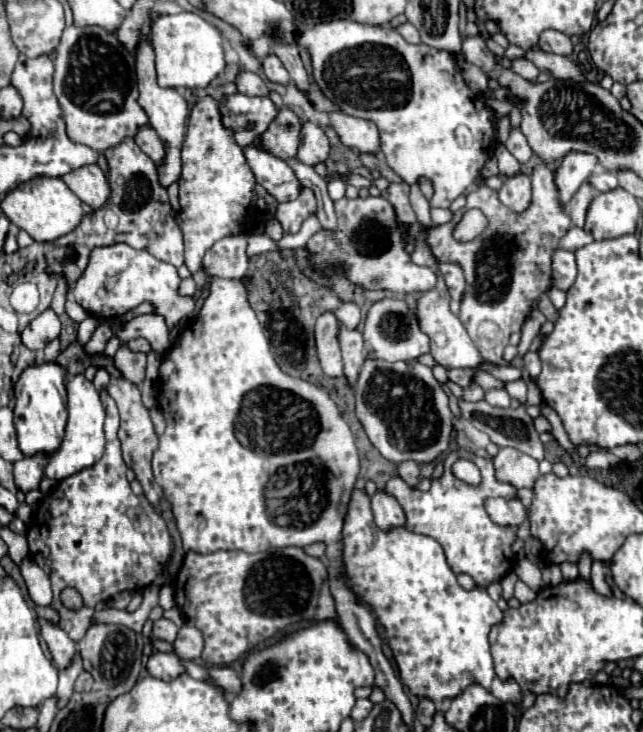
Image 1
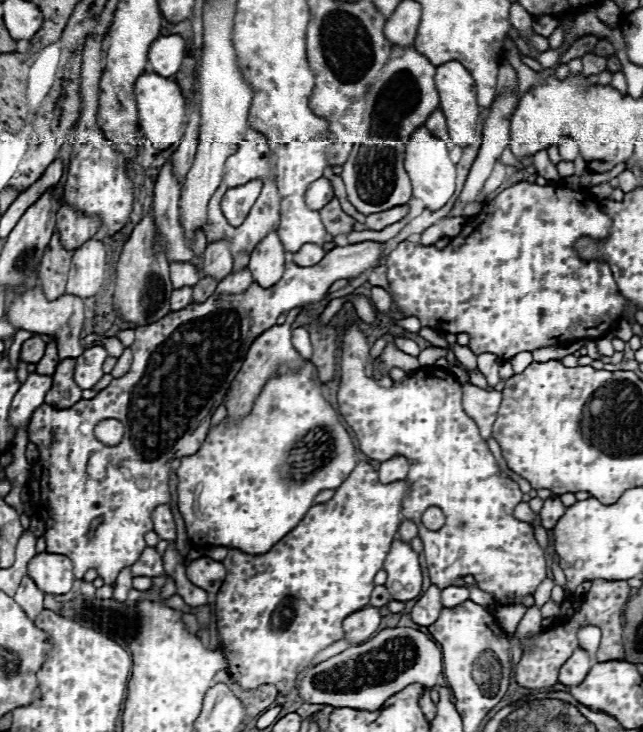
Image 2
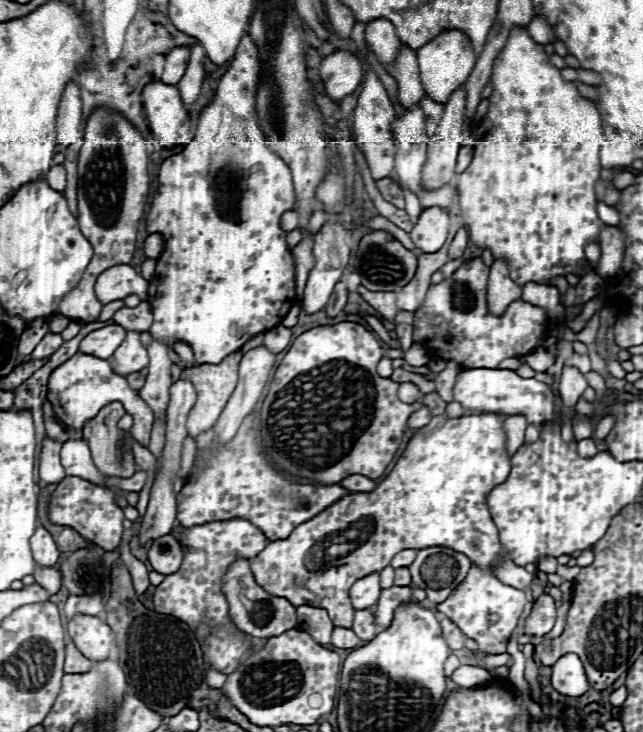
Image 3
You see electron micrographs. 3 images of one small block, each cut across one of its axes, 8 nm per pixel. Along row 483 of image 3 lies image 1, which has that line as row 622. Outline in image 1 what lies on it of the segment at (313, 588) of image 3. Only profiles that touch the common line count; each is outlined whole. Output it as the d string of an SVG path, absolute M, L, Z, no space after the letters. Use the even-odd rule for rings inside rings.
M362 490L352 492L342 534L344 534L344 566L348 582L352 590L360 596L360 600L376 612L380 624L386 630L386 638L390 642L390 648L394 652L400 670L400 678L414 696L420 698L426 696L434 702L440 702L444 698L458 696L470 684L480 684L492 696L498 696L498 700L510 700L516 706L522 702L524 694L516 684L516 680L512 678L500 680L494 674L492 666L488 634L492 626L502 622L504 618L502 610L486 594L486 590L474 588L468 592L456 582L456 574L448 566L442 546L434 538L408 532L406 528L394 528L390 532L382 532L374 524L370 496Z

